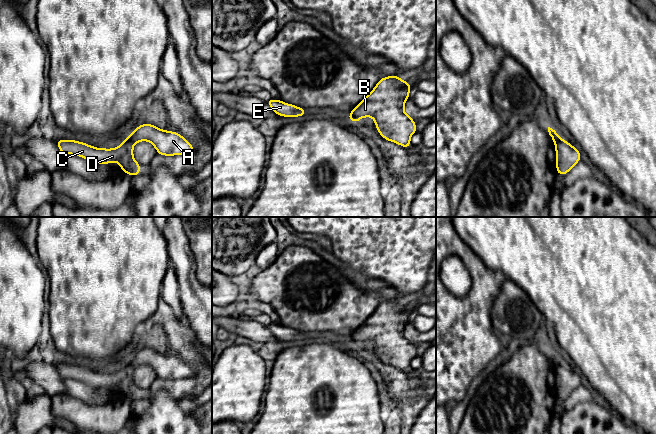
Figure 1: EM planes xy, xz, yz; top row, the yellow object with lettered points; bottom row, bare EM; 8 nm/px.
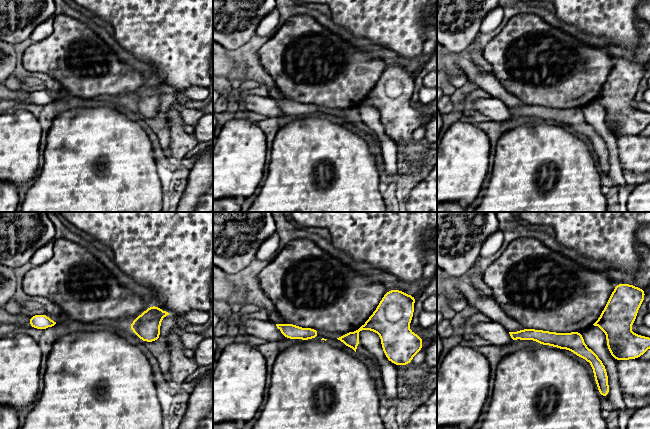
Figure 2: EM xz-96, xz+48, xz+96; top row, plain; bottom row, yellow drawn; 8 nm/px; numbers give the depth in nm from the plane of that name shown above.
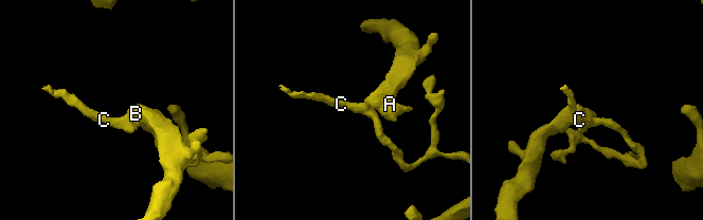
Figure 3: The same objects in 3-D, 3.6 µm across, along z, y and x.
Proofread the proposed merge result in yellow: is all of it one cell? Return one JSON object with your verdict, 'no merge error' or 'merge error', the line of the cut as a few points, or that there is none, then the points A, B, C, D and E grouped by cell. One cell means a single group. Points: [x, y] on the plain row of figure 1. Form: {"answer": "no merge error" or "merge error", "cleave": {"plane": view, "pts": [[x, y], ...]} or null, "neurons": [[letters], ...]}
{"answer": "merge error", "cleave": {"plane": "xy", "pts": [[126, 362], [133, 368]]}, "neurons": [["A", "B"], ["C", "D", "E"]]}

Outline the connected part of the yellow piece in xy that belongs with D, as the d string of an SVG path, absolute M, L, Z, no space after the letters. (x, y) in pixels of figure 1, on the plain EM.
M58 363L55 366L63 379L71 378L82 381L93 388L110 388L118 386L122 397L131 401L140 399L141 390L134 383L134 368L124 363L115 372L97 372L77 364Z

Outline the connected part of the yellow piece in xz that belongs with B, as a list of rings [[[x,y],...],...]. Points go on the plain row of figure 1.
[[[398,299],[380,302],[373,314],[351,334],[350,339],[357,345],[364,341],[372,341],[375,351],[383,363],[407,373],[412,369],[411,360],[417,356],[414,343],[404,335],[405,326],[410,322],[410,312],[411,306],[400,303]]]

